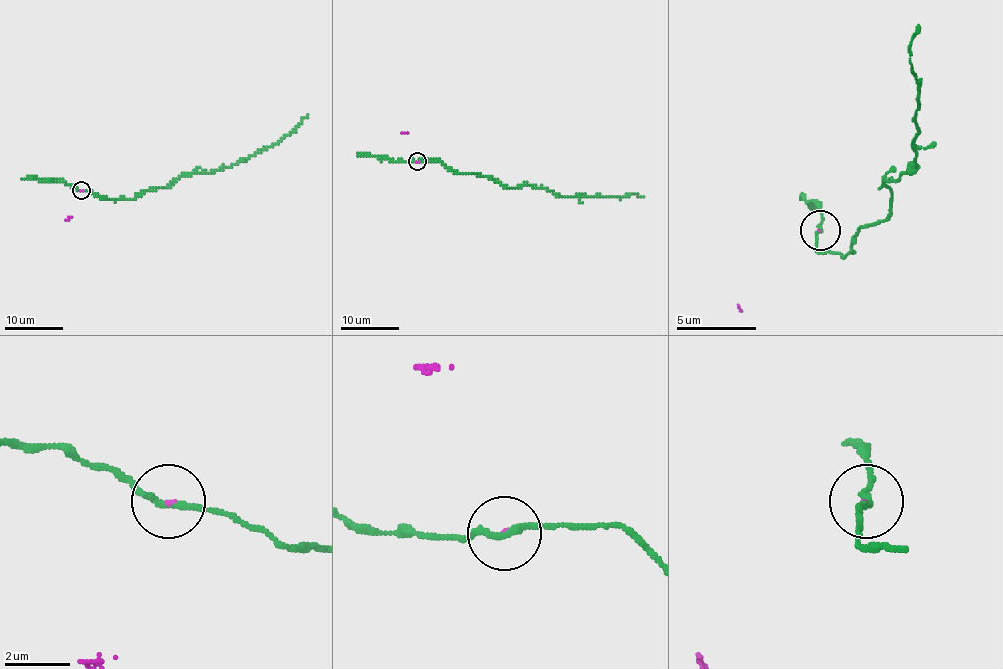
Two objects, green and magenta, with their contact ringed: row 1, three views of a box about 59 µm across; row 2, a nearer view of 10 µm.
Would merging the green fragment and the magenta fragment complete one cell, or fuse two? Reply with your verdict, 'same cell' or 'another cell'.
another cell

